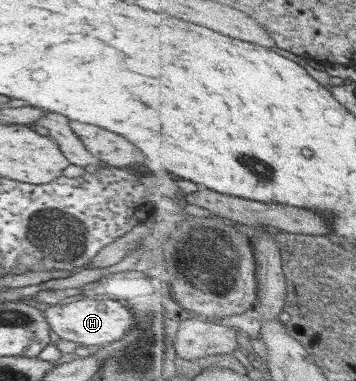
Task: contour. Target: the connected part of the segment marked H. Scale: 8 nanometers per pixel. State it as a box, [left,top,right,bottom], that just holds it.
[44,298,133,345]

